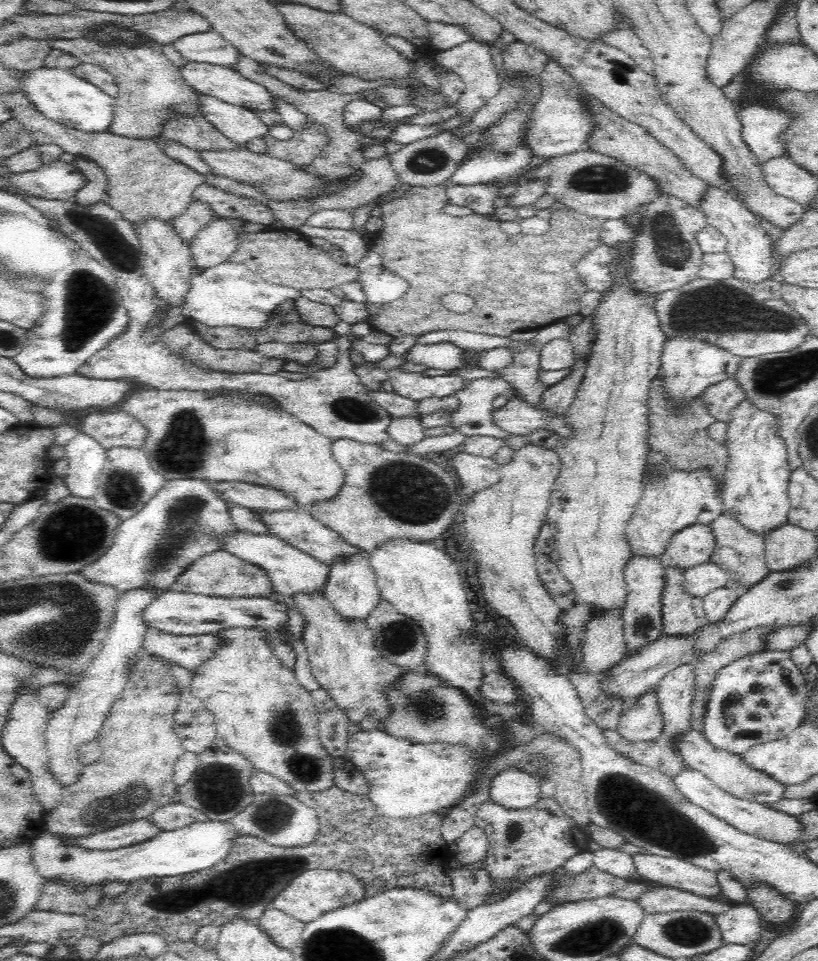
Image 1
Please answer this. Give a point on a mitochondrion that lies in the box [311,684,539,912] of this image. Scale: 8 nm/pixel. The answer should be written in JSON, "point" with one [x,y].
{"point":[424,705]}

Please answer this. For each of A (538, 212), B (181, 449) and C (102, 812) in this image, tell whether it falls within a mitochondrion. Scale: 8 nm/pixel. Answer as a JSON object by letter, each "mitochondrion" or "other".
{"A":"other","B":"mitochondrion","C":"mitochondrion"}

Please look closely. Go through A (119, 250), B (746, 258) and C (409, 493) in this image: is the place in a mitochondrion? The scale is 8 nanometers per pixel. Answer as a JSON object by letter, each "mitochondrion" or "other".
{"A":"mitochondrion","B":"other","C":"mitochondrion"}

